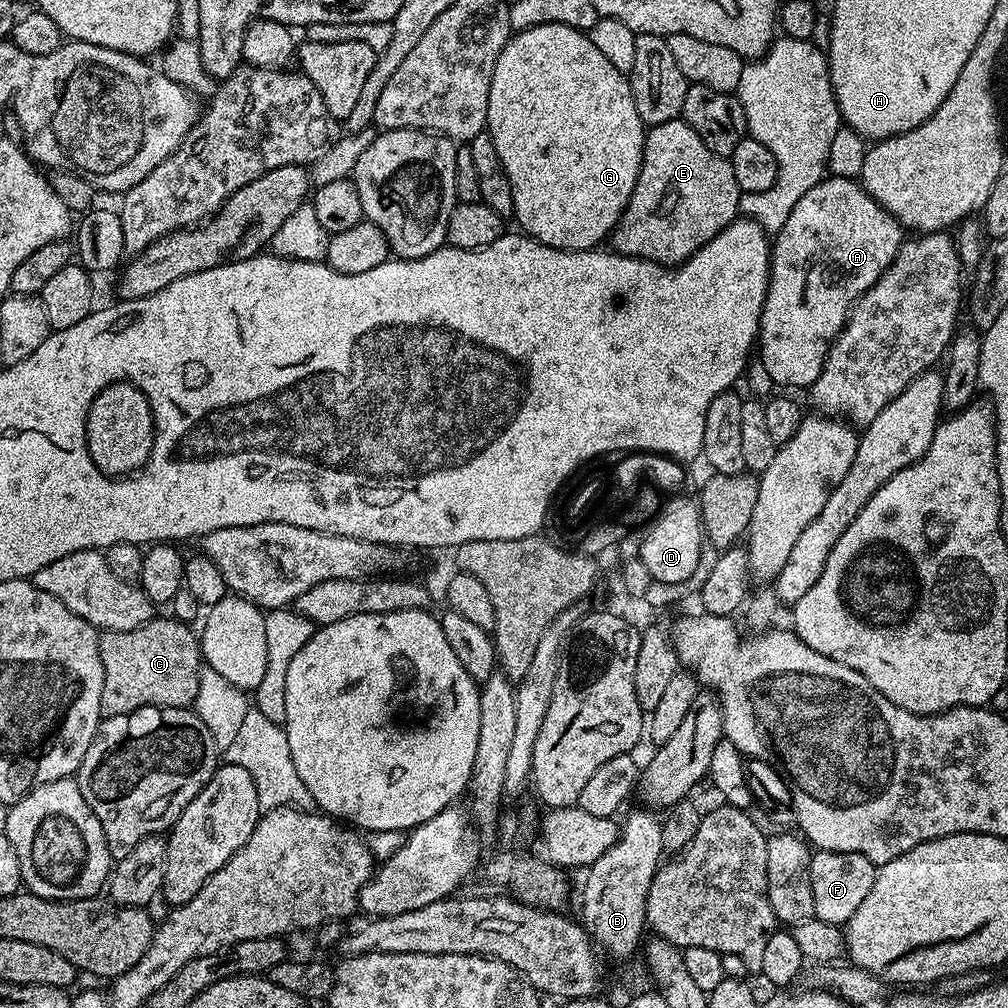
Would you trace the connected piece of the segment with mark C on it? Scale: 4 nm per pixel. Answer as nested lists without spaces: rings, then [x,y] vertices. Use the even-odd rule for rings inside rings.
[[[153,618],[134,630],[125,632],[99,633],[100,657],[102,658],[102,702],[100,715],[127,716],[139,708],[187,708],[191,709],[199,690],[199,678],[202,671],[200,655],[200,637],[187,623],[173,618],[159,620]]]

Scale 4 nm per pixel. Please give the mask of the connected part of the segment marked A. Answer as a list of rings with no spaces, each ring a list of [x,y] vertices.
[[[832,176],[820,180],[818,186],[813,186],[804,197],[794,205],[794,210],[790,210],[790,218],[786,218],[786,223],[782,226],[780,232],[775,233],[772,245],[772,265],[770,266],[770,274],[768,275],[768,289],[766,290],[766,302],[762,306],[762,318],[760,319],[760,334],[758,337],[758,356],[760,352],[760,364],[764,367],[764,372],[776,384],[781,384],[781,389],[792,390],[788,388],[804,388],[811,389],[812,383],[818,378],[818,374],[822,374],[822,366],[826,362],[826,354],[830,350],[830,346],[836,340],[836,336],[844,329],[844,324],[848,321],[848,311],[852,309],[853,304],[859,296],[866,290],[870,290],[870,286],[874,286],[878,282],[878,278],[882,278],[882,274],[894,262],[894,258],[898,254],[900,245],[906,239],[905,229],[901,228],[900,223],[891,216],[880,203],[874,199],[865,190],[859,179],[848,176]]]

